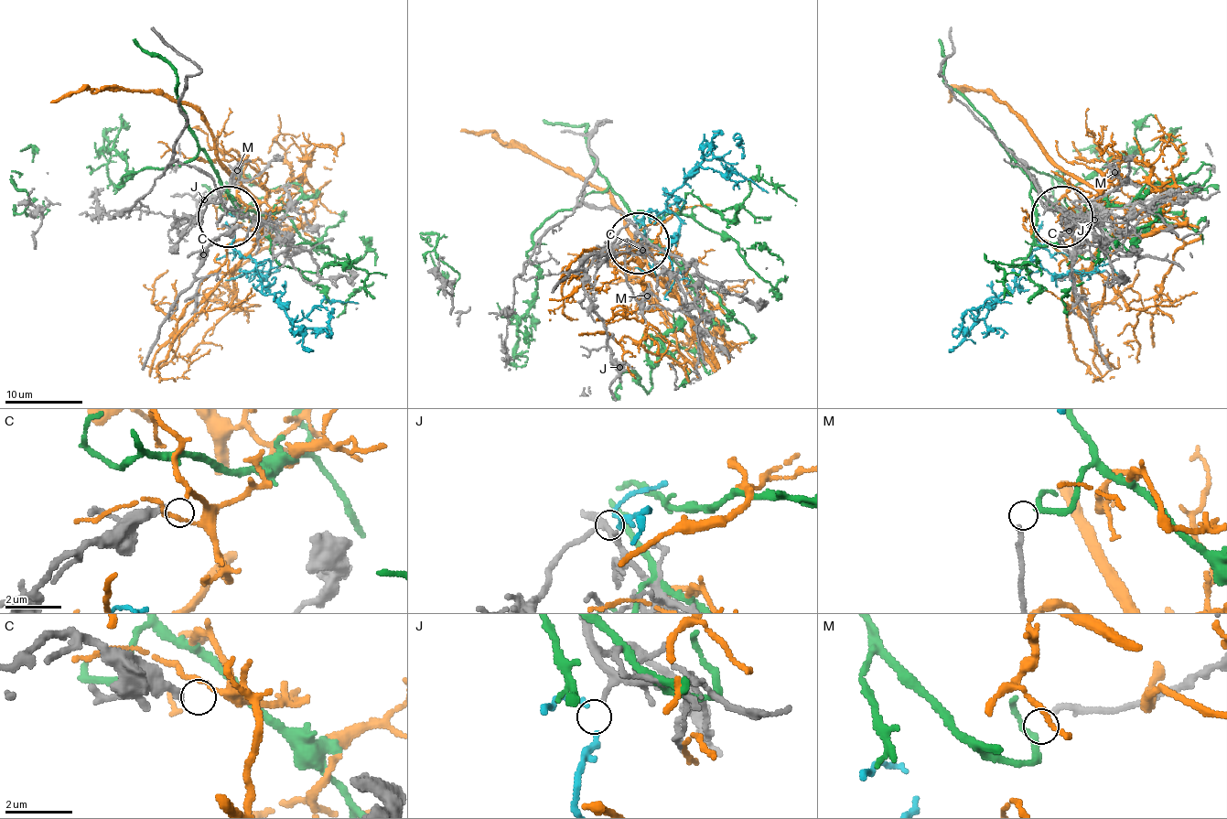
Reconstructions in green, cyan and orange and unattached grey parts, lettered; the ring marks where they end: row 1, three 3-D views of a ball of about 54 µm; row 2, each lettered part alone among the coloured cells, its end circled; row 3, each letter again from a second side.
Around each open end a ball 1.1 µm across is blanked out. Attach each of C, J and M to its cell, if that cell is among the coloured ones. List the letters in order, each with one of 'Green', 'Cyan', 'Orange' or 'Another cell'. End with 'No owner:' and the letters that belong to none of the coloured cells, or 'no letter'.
C: Another cell
J: Cyan
M: Green
No owner: C

